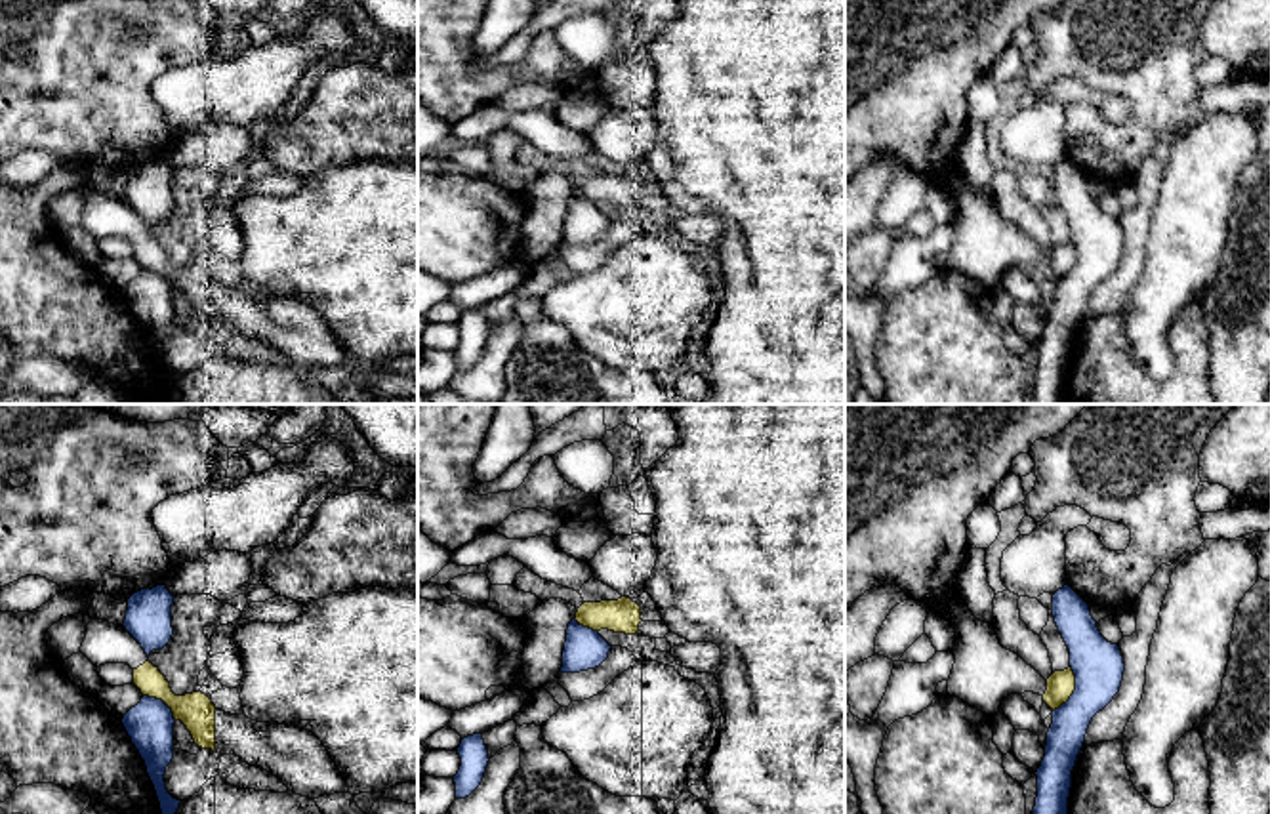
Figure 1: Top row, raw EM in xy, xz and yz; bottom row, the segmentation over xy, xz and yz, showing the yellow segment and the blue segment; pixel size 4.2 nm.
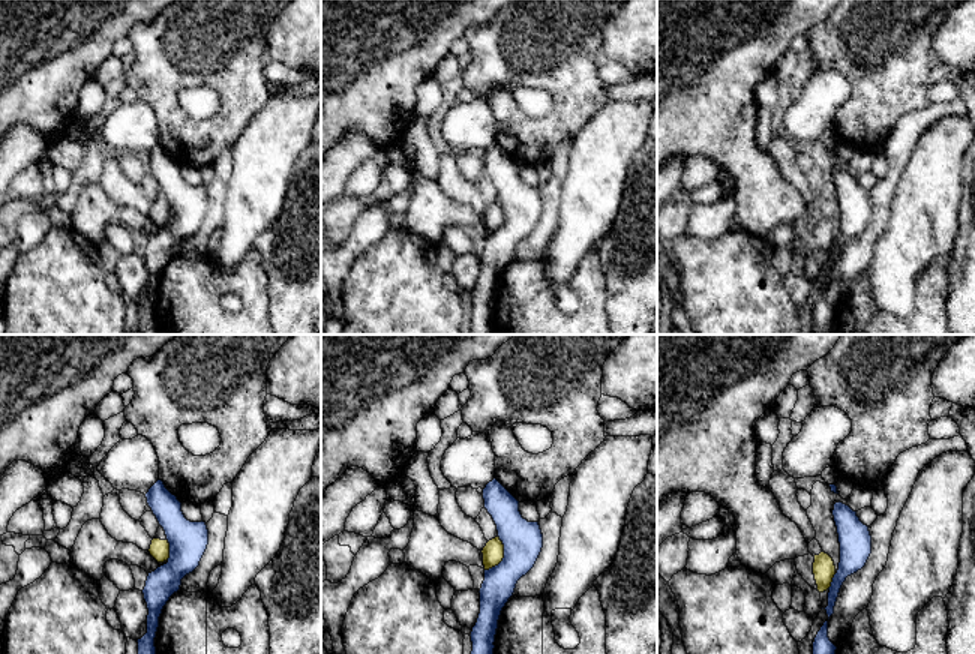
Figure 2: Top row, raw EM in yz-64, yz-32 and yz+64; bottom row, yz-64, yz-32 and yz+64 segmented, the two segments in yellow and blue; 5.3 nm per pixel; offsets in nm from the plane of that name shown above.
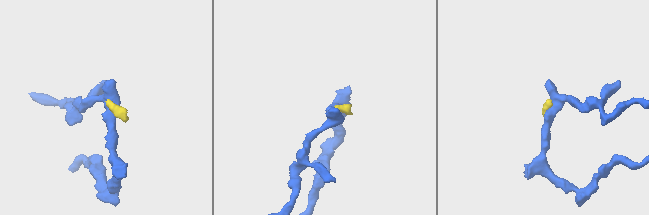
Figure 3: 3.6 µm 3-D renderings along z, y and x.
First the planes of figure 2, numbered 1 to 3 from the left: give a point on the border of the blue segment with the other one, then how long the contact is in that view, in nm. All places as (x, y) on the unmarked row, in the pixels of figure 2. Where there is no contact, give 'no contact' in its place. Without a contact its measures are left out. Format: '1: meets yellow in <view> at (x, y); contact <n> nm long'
1: meets yellow in yz-64 at (168, 213); contact 110 nm long
2: meets yellow in yz-32 at (503, 221); contact 200 nm long
3: meets yellow in yz+64 at (831, 245); contact 100 nm long

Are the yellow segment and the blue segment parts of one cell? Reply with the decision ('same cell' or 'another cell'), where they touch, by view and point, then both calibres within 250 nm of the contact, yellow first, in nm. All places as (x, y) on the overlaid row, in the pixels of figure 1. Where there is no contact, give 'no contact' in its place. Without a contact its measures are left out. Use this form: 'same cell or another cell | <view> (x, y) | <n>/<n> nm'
another cell | yz (1074, 689) | 120/220 nm

